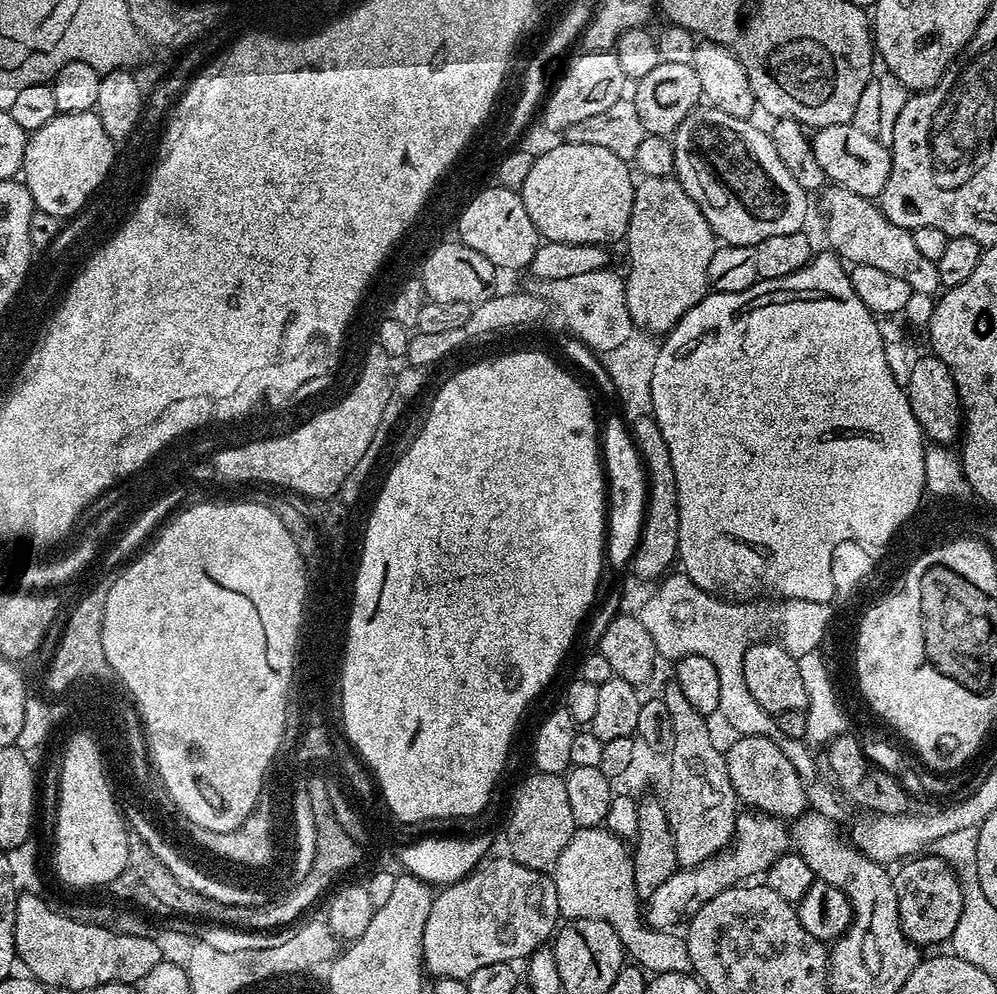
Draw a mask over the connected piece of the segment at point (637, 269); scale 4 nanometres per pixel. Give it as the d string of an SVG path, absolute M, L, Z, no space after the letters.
M646 176L637 183L636 193L634 194L634 206L630 214L630 222L628 223L628 234L626 237L626 245L628 244L628 274L624 281L625 308L628 311L628 319L633 325L635 323L640 328L645 328L648 332L660 332L659 334L667 334L672 331L672 327L688 313L690 309L699 302L701 298L708 295L710 289L708 287L708 271L710 270L710 258L714 258L718 247L716 235L713 234L711 226L706 222L706 218L702 214L702 210L698 210L698 206L694 202L694 198L690 198L690 194L686 194L686 190L682 190L682 186L672 176Z

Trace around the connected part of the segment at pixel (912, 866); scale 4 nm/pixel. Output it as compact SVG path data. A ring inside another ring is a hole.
M920 854L915 858L908 858L899 865L900 873L897 871L892 877L892 885L898 898L898 914L900 915L900 925L904 931L904 936L911 944L925 946L924 944L940 944L951 941L954 934L954 926L958 926L958 918L962 918L962 902L964 895L960 889L960 879L956 876L956 871L942 858L931 854Z

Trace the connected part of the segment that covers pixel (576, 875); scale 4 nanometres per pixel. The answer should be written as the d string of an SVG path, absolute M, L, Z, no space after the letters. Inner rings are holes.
M584 826L577 829L559 856L552 877L555 894L558 897L559 912L563 919L594 918L608 922L617 931L627 957L647 973L660 975L668 972L686 974L692 972L693 962L688 954L685 937L681 933L667 929L653 929L643 924L641 911L640 914L638 912L640 899L635 892L631 853L627 845L609 830L600 826Z

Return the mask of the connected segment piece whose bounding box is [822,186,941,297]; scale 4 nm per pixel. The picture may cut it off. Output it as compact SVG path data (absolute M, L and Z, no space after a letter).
M835 186L825 187L822 195L824 195L824 216L828 219L824 224L824 232L828 235L827 247L841 260L849 265L861 264L862 266L875 266L877 270L886 270L889 274L902 278L906 286L910 286L913 292L918 294L935 297L941 291L936 262L930 258L922 258L918 246L914 246L914 238L909 229L894 226L881 214L879 207L869 197L859 196L850 190Z

